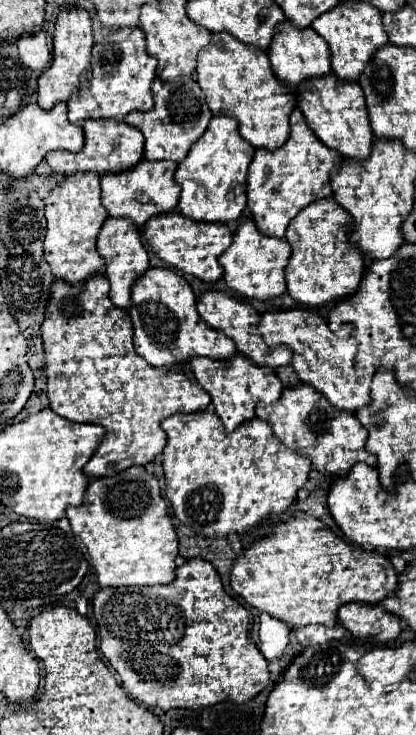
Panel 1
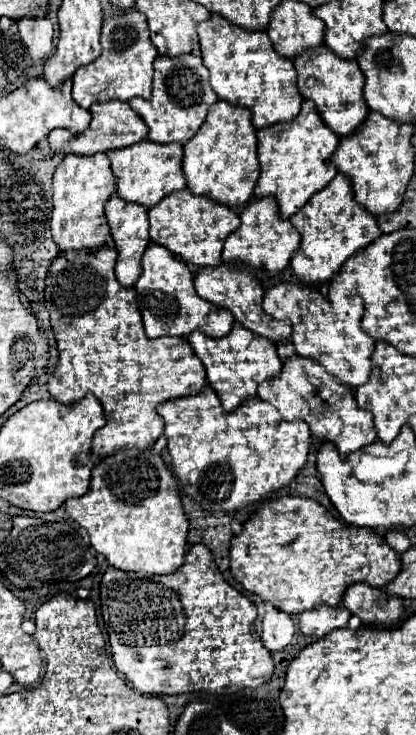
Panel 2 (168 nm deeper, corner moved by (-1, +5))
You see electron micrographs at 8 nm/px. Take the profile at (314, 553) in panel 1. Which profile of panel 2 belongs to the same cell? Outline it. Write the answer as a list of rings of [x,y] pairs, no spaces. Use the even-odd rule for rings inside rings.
[[[286,494],[264,502],[264,506],[244,524],[242,532],[232,538],[230,572],[248,592],[270,602],[274,608],[284,610],[286,614],[302,614],[318,604],[338,606],[350,584],[364,582],[374,588],[386,586],[398,576],[400,558],[374,530],[342,524],[316,500]]]

